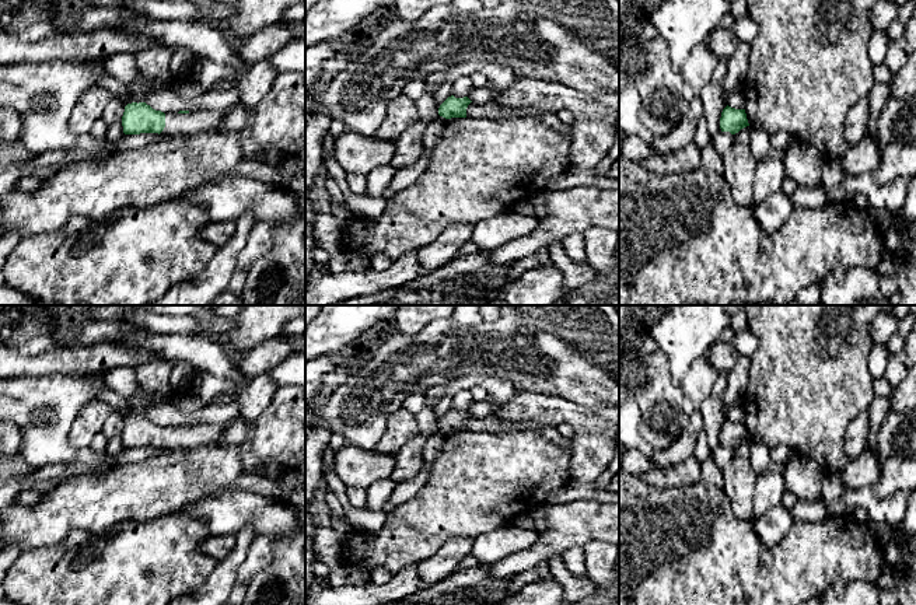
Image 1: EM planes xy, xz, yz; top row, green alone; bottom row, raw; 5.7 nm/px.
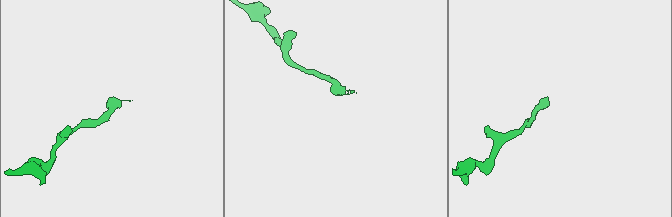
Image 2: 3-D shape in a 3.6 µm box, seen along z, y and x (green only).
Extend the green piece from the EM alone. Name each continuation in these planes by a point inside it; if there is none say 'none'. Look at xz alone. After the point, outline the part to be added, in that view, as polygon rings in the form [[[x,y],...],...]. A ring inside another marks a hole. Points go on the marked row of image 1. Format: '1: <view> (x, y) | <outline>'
none

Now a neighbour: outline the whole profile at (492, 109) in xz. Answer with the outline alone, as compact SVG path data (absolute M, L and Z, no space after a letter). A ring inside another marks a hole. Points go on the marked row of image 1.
M490 101L485 105L471 102L466 108L466 118L535 118L539 113L543 113L543 111L535 106L510 108L500 105L496 101Z

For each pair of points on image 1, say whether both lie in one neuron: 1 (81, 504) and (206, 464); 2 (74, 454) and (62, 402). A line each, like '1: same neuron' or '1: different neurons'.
1: same neuron
2: same neuron

